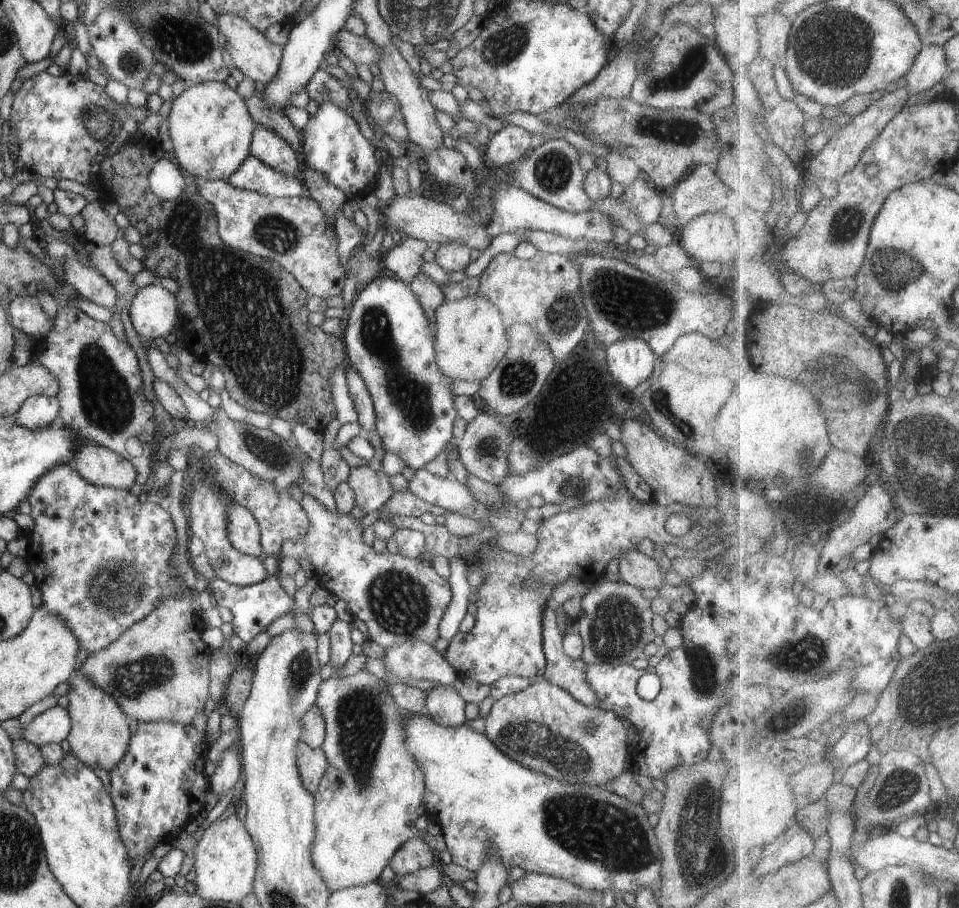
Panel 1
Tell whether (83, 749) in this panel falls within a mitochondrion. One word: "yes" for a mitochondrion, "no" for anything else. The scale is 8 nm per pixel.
no

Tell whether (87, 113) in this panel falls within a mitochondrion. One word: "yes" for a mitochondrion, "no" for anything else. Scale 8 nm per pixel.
no

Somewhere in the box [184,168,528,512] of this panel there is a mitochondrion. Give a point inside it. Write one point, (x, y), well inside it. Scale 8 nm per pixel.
(256, 338)

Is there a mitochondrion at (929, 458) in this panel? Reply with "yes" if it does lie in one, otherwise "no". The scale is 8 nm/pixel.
yes

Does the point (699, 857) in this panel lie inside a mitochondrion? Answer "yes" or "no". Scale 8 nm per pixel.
yes

